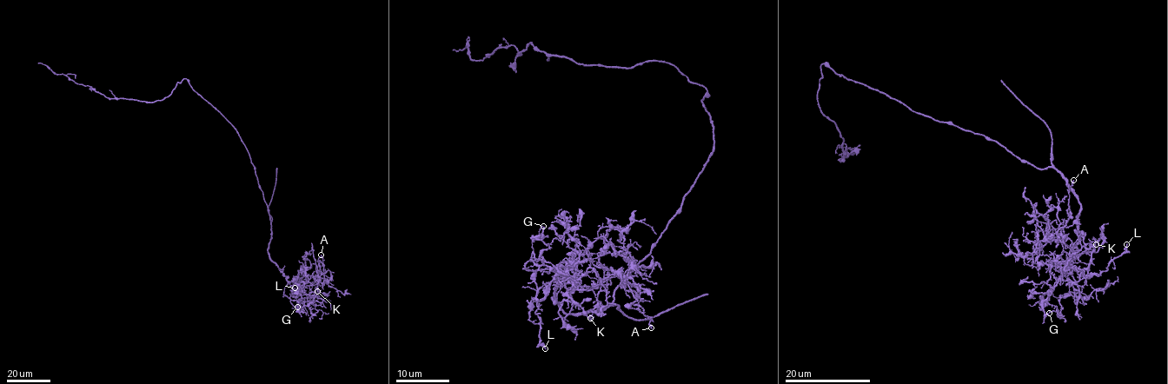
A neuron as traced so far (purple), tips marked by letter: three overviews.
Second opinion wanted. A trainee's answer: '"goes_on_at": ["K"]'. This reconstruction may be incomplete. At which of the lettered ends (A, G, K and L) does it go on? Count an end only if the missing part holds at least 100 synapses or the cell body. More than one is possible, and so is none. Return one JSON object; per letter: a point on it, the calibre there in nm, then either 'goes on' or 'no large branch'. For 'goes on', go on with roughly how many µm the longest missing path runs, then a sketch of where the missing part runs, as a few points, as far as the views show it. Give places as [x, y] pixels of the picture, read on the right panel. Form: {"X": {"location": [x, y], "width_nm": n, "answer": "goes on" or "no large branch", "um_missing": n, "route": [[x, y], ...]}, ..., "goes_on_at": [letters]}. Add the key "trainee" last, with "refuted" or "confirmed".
{"A": {"location": [1073, 180], "width_nm": 180, "answer": "no large branch"}, "G": {"location": [1049, 313], "width_nm": 170, "answer": "no large branch"}, "K": {"location": [1096, 244], "width_nm": 90, "answer": "no large branch"}, "L": {"location": [1126, 244], "width_nm": 110, "answer": "no large branch"}, "goes_on_at": [], "trainee": "refuted"}

